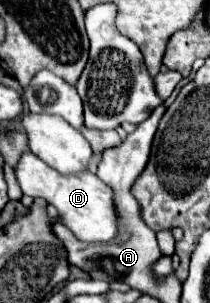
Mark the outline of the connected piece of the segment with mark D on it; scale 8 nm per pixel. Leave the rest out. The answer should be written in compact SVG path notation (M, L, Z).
M24 154L16 166L16 178L24 194L32 198L44 198L48 204L56 206L62 224L72 230L80 242L110 242L120 234L118 212L114 206L114 192L92 172L80 172L72 176L62 176L46 162L34 154Z

